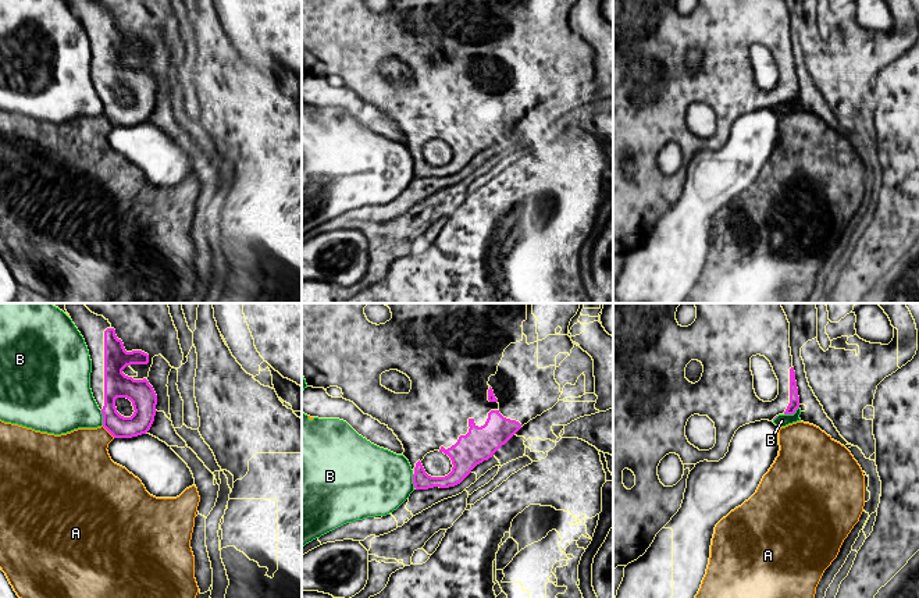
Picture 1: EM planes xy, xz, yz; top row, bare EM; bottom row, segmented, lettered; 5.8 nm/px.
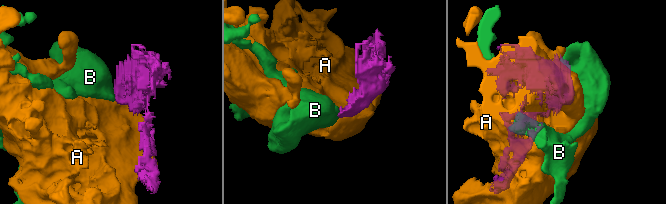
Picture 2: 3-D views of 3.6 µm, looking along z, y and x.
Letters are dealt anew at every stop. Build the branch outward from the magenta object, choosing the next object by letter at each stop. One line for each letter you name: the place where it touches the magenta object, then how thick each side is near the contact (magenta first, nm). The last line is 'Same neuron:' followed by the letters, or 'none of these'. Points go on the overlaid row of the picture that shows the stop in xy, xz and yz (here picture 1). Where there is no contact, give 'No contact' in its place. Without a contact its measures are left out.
Same neuron: none of these

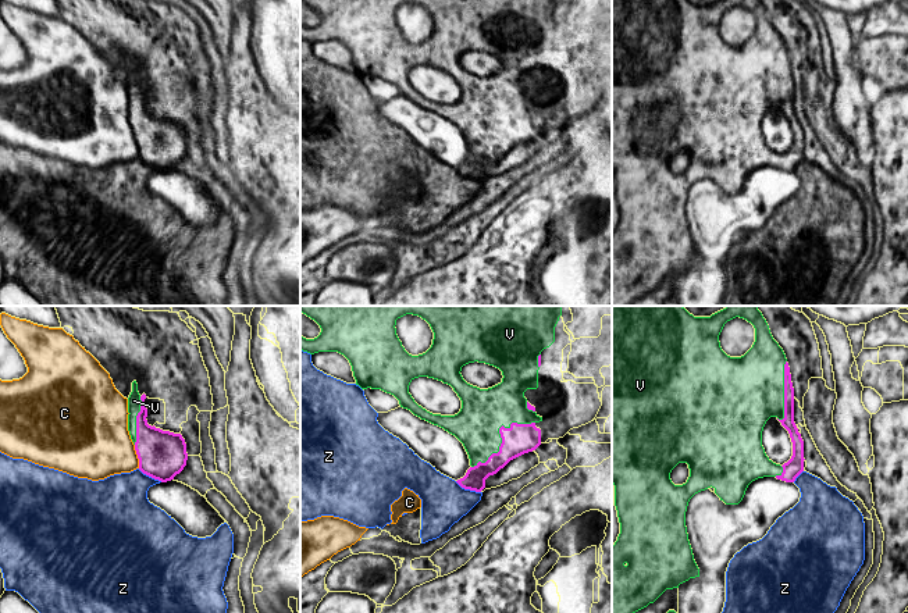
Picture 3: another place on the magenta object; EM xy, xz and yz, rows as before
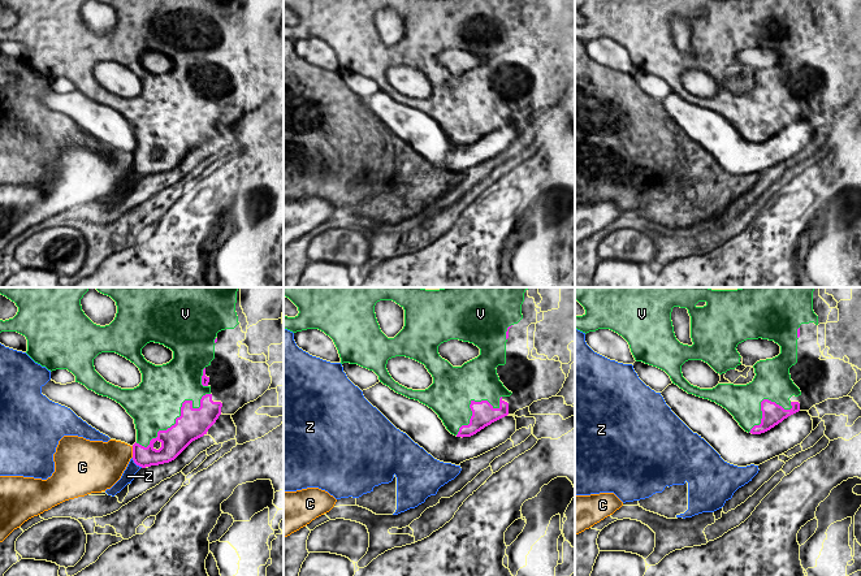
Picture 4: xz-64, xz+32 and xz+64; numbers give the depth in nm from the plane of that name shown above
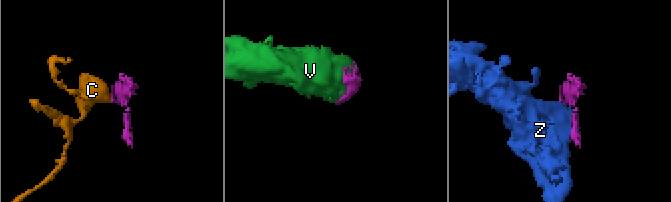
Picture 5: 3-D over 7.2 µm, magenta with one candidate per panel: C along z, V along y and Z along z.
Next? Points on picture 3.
V: Touches magenta at xz (501, 435). Thickness 180 nm (magenta) against 260 nm
Same neuron: V

